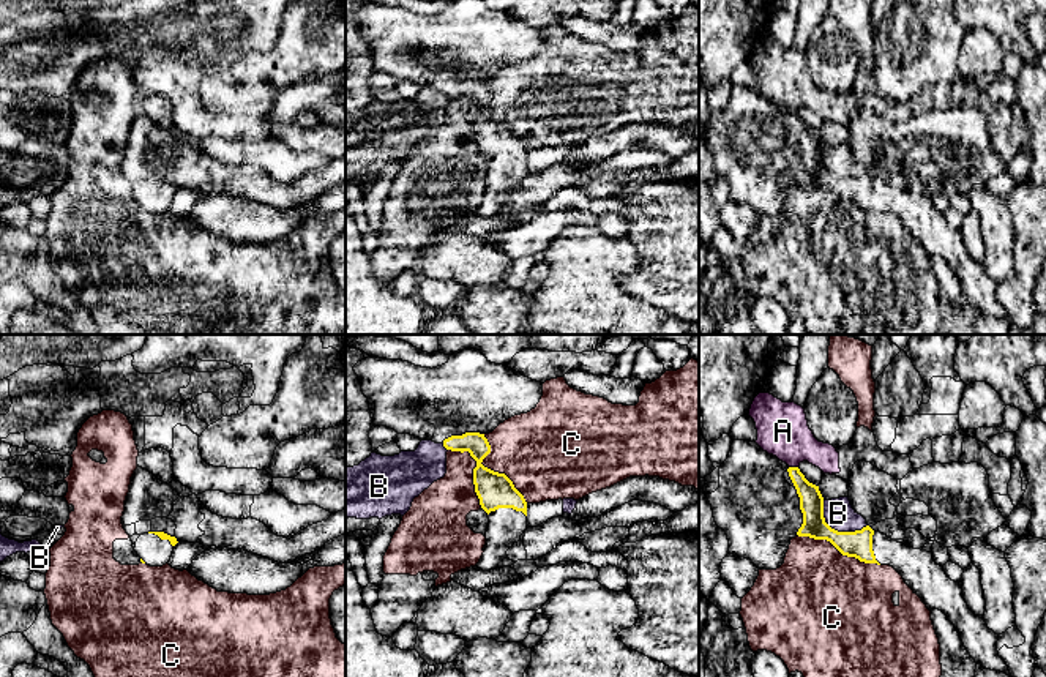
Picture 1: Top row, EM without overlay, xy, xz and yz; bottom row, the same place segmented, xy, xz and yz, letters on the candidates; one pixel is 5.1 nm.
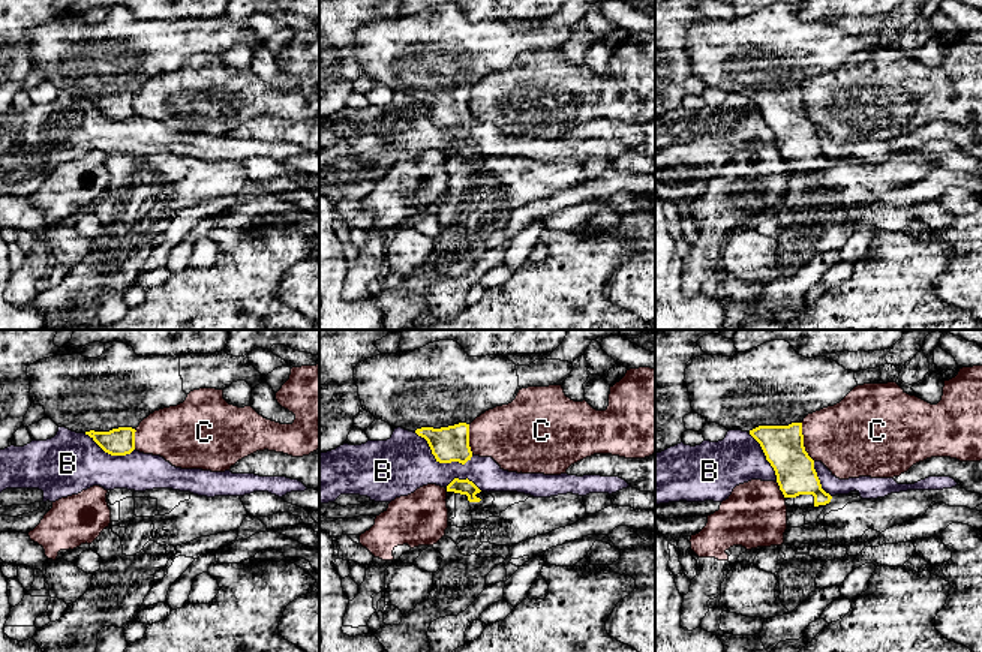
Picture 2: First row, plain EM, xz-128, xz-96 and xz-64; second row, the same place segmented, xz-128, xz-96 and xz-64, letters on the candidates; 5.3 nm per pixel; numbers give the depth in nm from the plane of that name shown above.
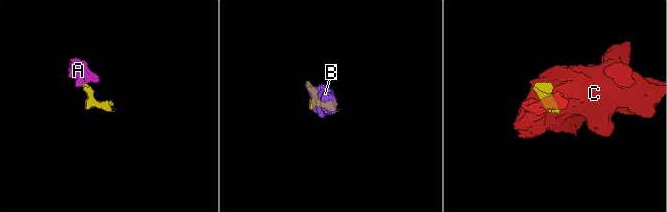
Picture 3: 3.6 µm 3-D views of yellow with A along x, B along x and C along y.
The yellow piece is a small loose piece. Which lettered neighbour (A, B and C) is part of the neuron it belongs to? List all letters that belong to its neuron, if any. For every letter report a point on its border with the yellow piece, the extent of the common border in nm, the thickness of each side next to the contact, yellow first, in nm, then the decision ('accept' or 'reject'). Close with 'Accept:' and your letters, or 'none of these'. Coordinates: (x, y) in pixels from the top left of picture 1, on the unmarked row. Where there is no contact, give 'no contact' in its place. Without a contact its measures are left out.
A: yz (794, 114) | 50 nm | 130/260 nm | reject
B: yz (836, 177) | 260 nm | 140/150 nm | reject
C: yz (838, 196) | 460 nm | 140/480 nm | reject
Accept: none of these

